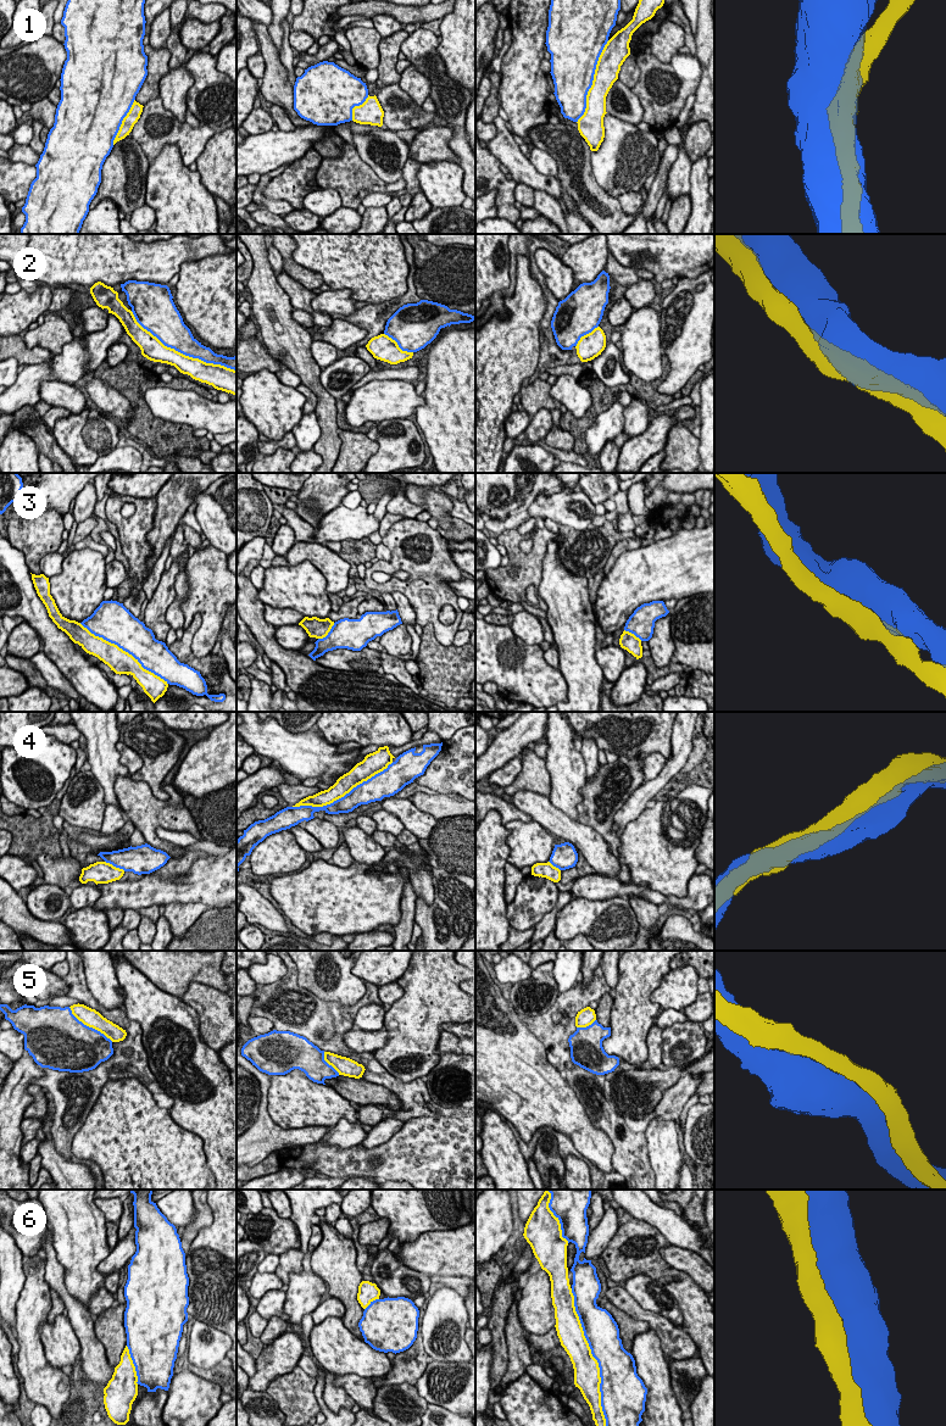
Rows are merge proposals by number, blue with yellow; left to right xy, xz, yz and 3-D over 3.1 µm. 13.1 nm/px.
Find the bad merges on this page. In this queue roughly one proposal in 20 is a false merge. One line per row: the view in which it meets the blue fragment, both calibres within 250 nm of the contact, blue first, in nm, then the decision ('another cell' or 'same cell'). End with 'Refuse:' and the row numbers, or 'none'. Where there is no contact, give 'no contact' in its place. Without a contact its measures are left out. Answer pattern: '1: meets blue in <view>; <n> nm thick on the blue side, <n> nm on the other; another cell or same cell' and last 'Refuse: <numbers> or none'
1: meets blue in yz; 500 nm thick on the blue side, 320 nm on the other; same cell
2: meets blue in xy; 360 nm thick on the blue side, 260 nm on the other; same cell
3: meets blue in xy; 460 nm thick on the blue side, 320 nm on the other; same cell
4: meets blue in xz; 280 nm thick on the blue side, 220 nm on the other; same cell
5: meets blue in xy; 500 nm thick on the blue side, 240 nm on the other; same cell
6: meets blue in yz; 420 nm thick on the blue side, 360 nm on the other; same cell
Refuse: none

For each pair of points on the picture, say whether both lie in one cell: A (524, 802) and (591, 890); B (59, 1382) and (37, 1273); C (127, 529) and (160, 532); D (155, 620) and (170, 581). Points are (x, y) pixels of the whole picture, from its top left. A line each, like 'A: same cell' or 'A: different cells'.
A: different cells
B: same cell
C: different cells
D: same cell

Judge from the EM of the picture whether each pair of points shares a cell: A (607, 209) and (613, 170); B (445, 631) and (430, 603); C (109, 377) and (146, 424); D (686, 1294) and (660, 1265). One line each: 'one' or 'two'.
A: two
B: one
C: one
D: one

